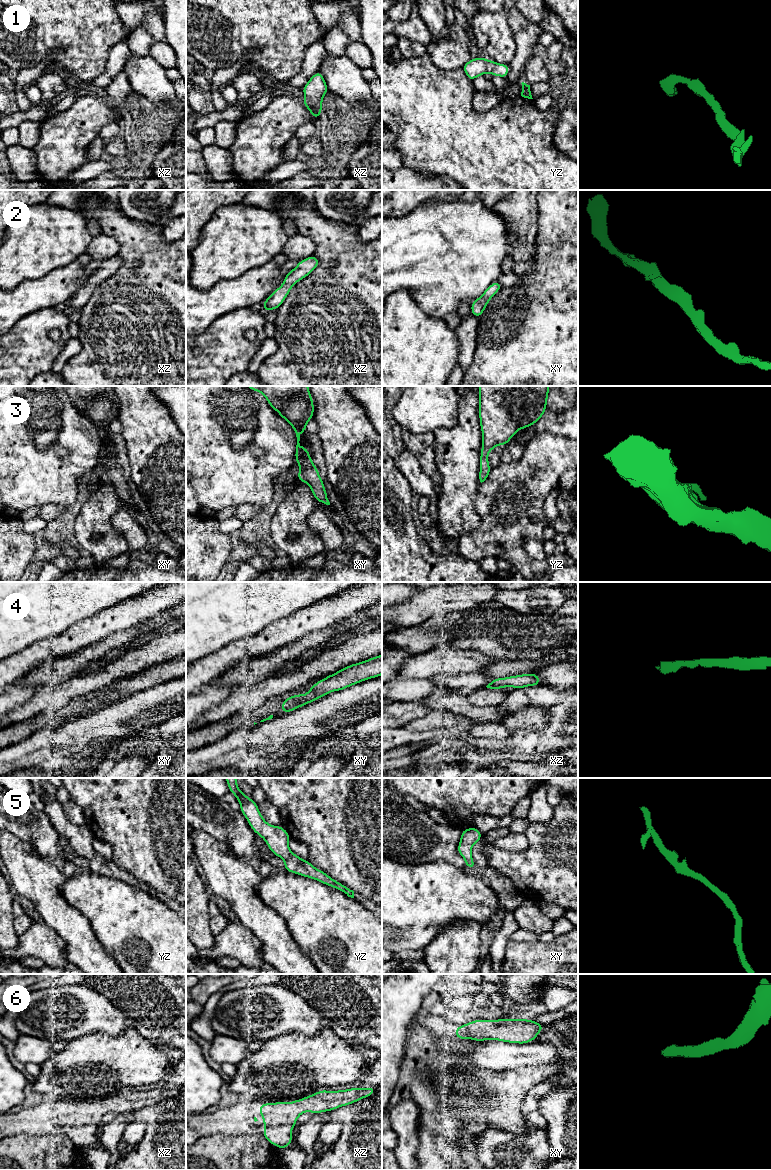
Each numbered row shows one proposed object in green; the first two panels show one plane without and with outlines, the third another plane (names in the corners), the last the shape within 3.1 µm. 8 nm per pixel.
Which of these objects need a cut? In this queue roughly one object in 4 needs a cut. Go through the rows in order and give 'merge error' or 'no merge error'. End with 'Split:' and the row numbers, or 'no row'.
1: no merge error
2: no merge error
3: no merge error
4: no merge error
5: no merge error
6: no merge error
Split: no row

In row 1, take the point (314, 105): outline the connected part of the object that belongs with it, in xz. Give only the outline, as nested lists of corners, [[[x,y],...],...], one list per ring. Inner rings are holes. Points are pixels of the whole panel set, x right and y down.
[[[320,70],[309,79],[302,91],[305,96],[304,106],[310,110],[313,118],[318,119],[322,113],[322,98],[329,91]]]

